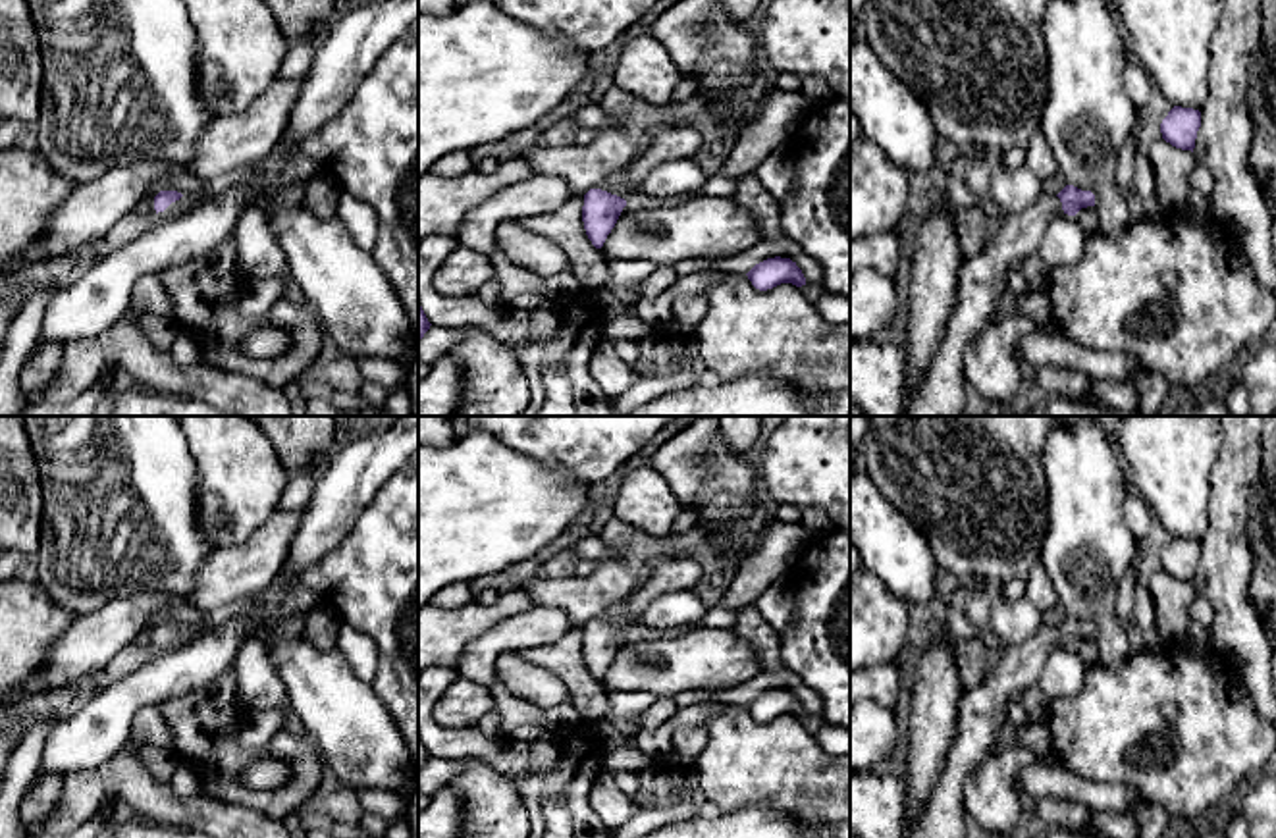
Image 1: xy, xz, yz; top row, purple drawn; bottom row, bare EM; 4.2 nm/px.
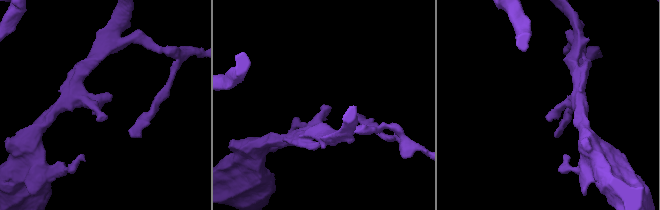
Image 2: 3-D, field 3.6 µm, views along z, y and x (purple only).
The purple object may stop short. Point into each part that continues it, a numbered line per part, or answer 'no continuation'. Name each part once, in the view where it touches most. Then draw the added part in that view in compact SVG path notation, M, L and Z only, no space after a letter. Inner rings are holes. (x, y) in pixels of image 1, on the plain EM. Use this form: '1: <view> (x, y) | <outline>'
1: xz (615, 615) | M621 599L605 607L596 620L607 622L626 632L626 613L626 599Z

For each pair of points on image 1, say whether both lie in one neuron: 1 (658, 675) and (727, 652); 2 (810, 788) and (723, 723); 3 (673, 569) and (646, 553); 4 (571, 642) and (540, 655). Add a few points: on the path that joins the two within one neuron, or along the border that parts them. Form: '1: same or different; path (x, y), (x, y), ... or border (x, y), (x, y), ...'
1: same; path (675, 665), (710, 657)
2: same; path (789, 771), (779, 763), (764, 763), (744, 744)
3: different; border (673, 555), (662, 557), (631, 596)
4: same; path (563, 650), (558, 655), (548, 655)

